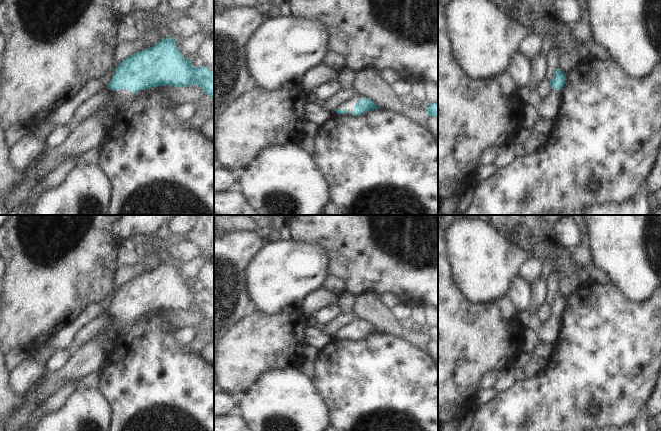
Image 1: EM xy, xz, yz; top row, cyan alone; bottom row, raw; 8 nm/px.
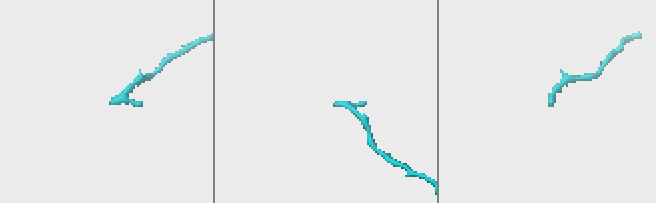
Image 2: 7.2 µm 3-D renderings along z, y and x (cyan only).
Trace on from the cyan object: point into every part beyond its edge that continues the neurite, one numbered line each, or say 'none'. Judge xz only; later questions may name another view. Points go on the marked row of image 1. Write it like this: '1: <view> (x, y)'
1: xz (349, 104)

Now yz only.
1: yz (549, 107)

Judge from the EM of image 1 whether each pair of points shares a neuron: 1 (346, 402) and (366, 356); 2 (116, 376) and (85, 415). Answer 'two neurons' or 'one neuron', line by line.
1: one neuron
2: two neurons

